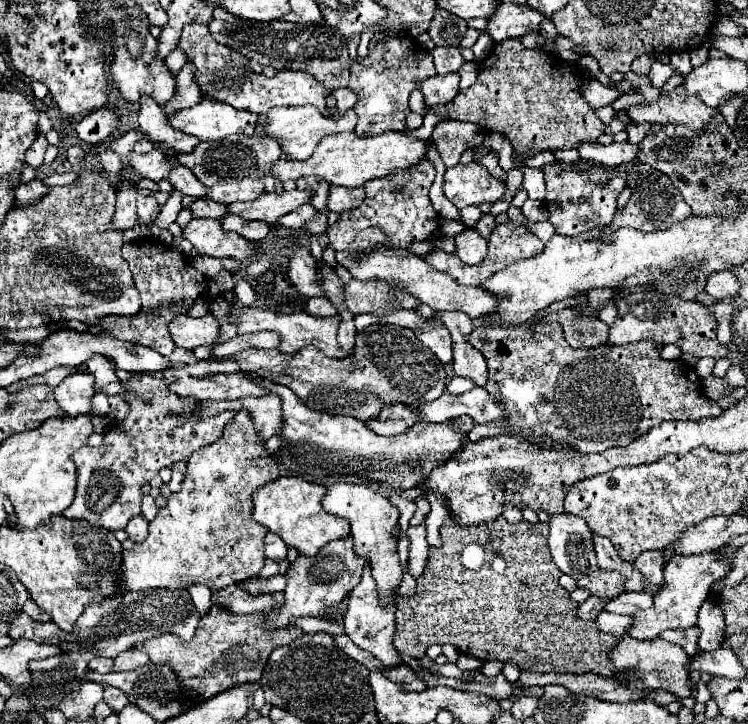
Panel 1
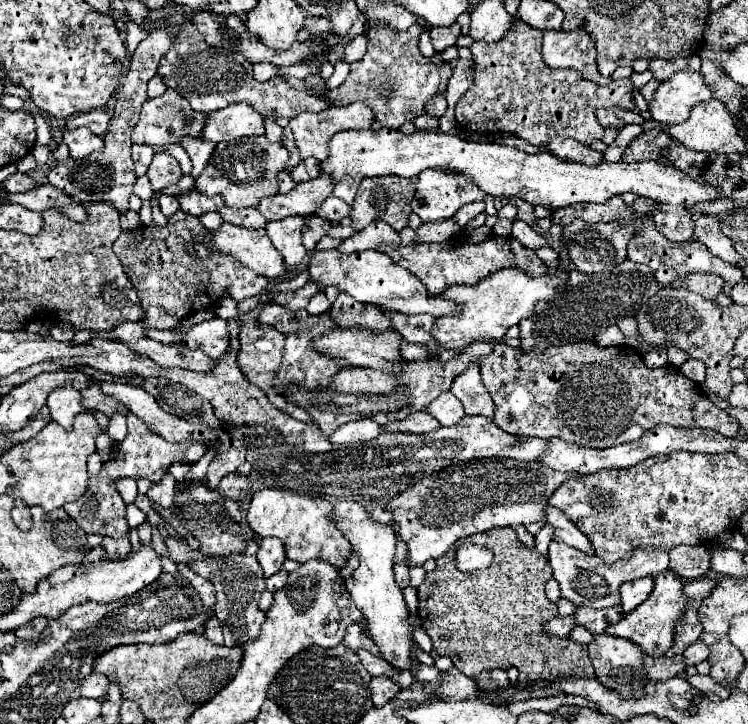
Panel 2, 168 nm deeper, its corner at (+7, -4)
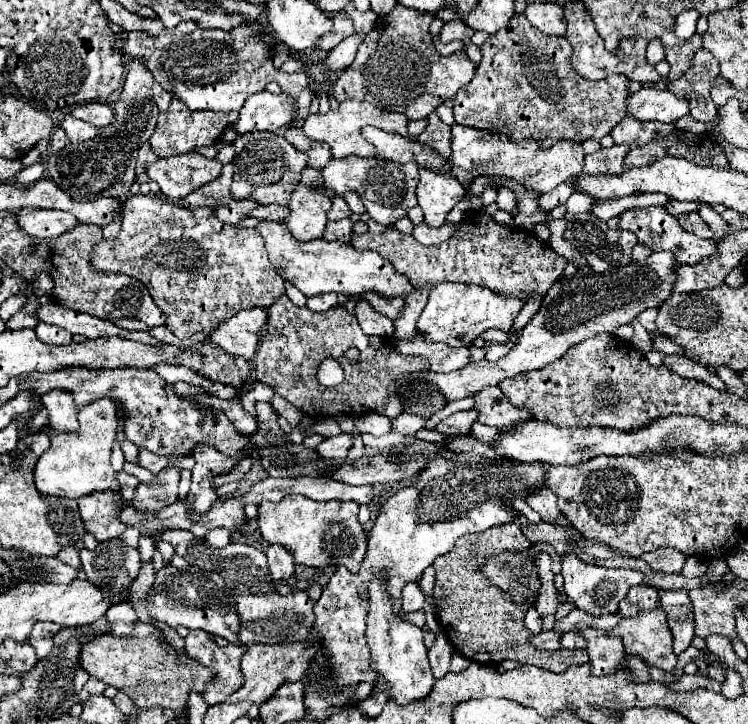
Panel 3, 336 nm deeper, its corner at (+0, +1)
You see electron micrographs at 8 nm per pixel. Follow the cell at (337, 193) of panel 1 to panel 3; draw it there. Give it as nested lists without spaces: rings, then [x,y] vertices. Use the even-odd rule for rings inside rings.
[[[333,197],[333,207],[329,209],[327,213],[327,219],[329,221],[337,221],[337,219],[343,219],[343,217],[349,217],[351,215],[351,209],[347,207],[347,201],[343,197]]]

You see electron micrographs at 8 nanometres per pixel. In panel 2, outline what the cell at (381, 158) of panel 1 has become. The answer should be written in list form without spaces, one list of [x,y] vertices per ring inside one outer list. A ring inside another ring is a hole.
[[[390,128],[338,132],[330,140],[330,158],[320,164],[320,170],[332,174],[334,196],[344,200],[348,206],[354,204],[354,194],[364,176],[418,176],[418,172],[426,168],[460,172],[486,194],[520,198],[532,206],[546,206],[552,210],[580,202],[604,204],[612,196],[624,192],[678,206],[690,206],[720,198],[720,190],[716,186],[696,182],[688,174],[652,160],[630,164],[602,162],[598,166],[586,166],[558,160],[548,152],[526,154],[510,146],[500,146],[496,142],[466,142],[440,130],[414,134],[402,134]]]

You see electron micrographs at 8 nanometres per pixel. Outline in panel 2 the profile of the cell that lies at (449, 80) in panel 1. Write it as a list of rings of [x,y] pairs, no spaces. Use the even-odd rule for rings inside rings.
[[[444,94],[432,98],[432,102],[426,104],[426,114],[434,116],[434,118],[440,118],[444,112],[446,112],[446,96]]]

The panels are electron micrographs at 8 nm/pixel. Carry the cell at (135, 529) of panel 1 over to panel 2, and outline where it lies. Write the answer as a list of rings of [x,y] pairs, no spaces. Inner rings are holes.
[[[122,536],[120,540],[104,538],[102,548],[106,550],[106,554],[104,554],[106,560],[122,560],[130,554],[130,538],[128,536]]]

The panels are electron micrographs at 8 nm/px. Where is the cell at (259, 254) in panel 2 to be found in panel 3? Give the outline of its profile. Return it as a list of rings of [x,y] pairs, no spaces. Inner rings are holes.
[[[261,221],[255,229],[263,237],[269,261],[273,263],[273,267],[277,267],[277,273],[285,281],[293,283],[307,297],[331,291],[357,297],[367,291],[373,291],[379,293],[381,297],[395,299],[395,297],[407,297],[409,293],[415,291],[411,281],[403,273],[395,271],[395,267],[375,251],[369,249],[359,251],[351,243],[323,241],[323,239],[315,239],[311,243],[295,243],[287,227],[283,227],[283,223],[279,221]]]

